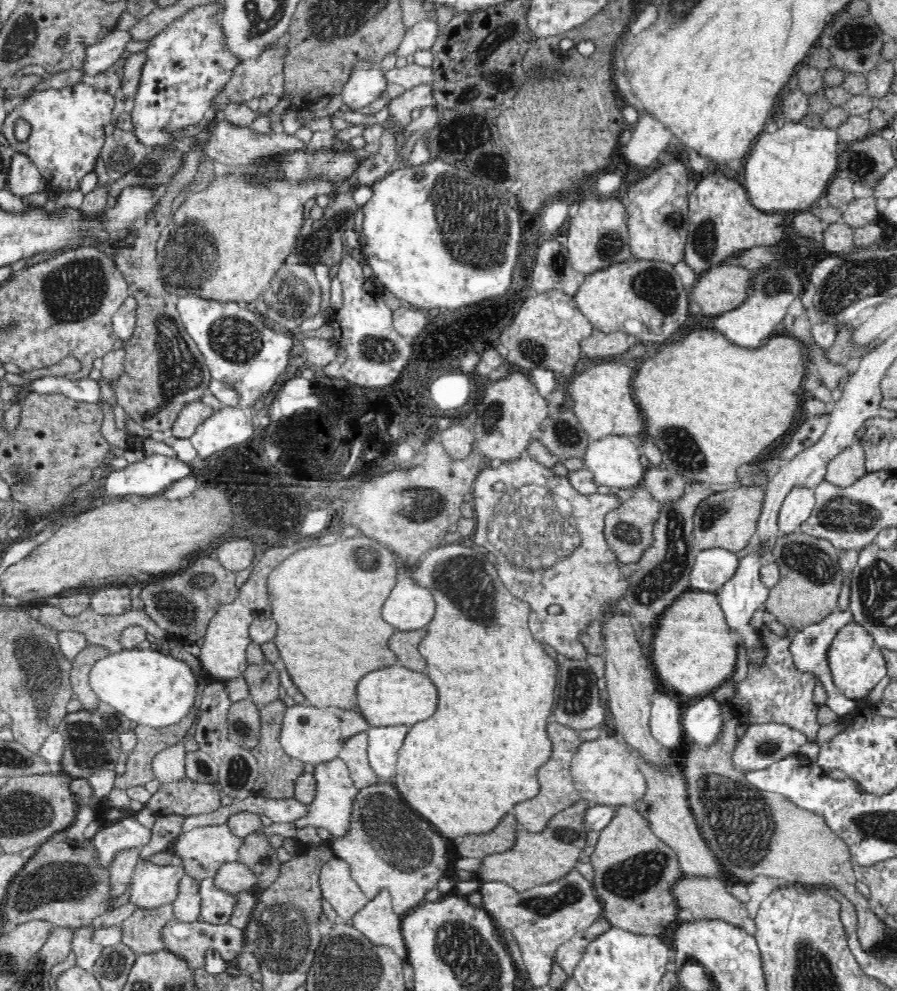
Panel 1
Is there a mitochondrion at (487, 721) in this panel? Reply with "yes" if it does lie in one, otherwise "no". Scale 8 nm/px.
no

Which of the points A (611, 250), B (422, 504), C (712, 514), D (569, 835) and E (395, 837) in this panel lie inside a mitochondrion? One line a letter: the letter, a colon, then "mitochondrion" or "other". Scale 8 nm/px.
A: mitochondrion
B: mitochondrion
C: mitochondrion
D: mitochondrion
E: mitochondrion

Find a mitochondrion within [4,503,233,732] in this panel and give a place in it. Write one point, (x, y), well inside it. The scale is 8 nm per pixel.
(38, 670)

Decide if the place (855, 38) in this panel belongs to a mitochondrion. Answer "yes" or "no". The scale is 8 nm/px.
yes

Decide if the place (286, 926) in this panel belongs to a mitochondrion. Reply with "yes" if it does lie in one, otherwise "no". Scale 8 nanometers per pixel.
yes

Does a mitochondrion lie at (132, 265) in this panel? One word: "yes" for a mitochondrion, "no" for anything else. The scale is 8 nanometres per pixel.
yes

